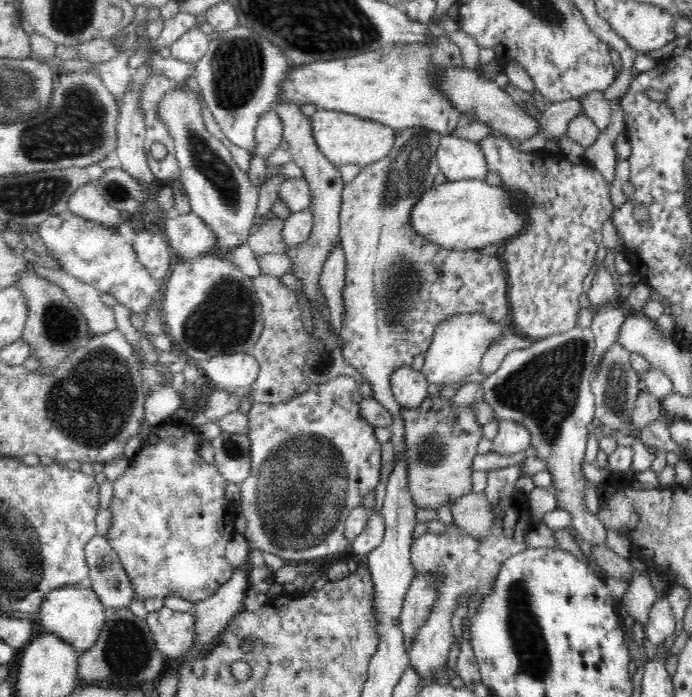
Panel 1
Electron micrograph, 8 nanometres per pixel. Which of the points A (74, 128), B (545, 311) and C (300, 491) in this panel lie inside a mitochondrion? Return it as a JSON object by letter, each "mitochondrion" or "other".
{"A":"mitochondrion","B":"other","C":"mitochondrion"}

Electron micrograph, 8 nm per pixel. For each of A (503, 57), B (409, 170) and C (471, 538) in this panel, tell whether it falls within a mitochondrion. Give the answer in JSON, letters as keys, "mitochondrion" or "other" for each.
{"A":"other","B":"mitochondrion","C":"other"}

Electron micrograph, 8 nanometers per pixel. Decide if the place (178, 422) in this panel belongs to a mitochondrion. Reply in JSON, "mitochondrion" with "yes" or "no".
{"mitochondrion":"no"}

